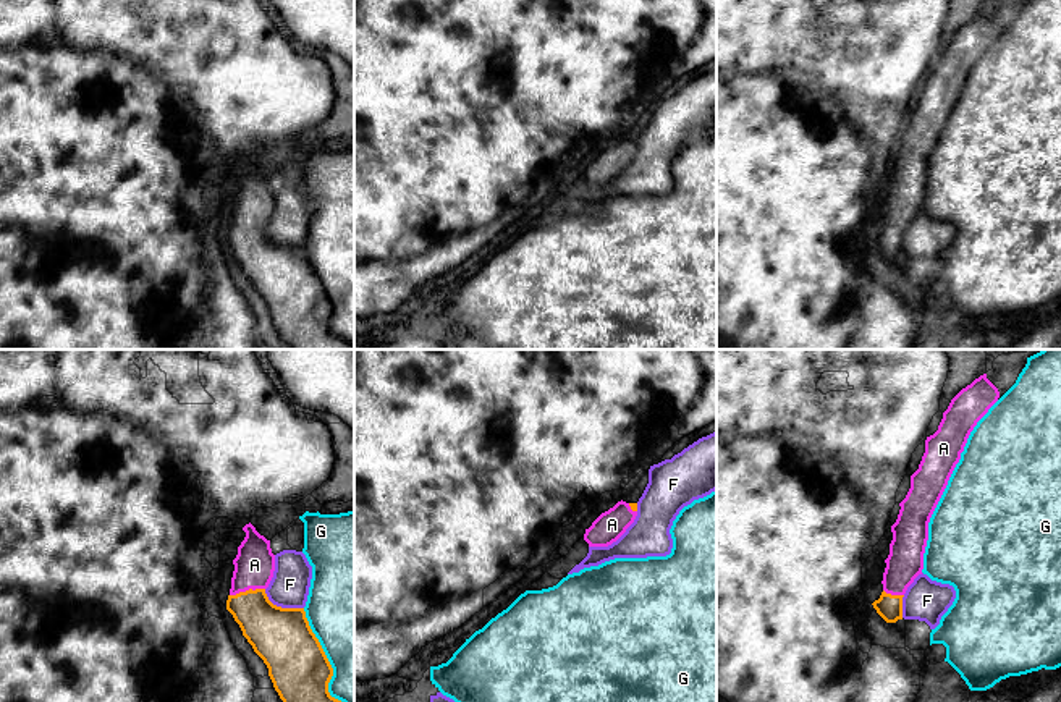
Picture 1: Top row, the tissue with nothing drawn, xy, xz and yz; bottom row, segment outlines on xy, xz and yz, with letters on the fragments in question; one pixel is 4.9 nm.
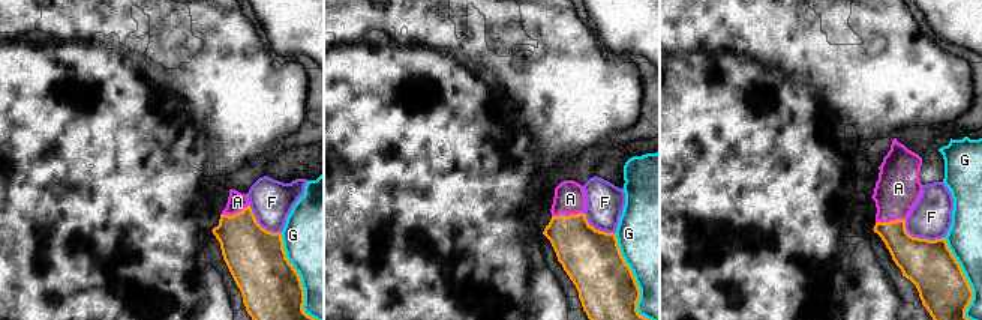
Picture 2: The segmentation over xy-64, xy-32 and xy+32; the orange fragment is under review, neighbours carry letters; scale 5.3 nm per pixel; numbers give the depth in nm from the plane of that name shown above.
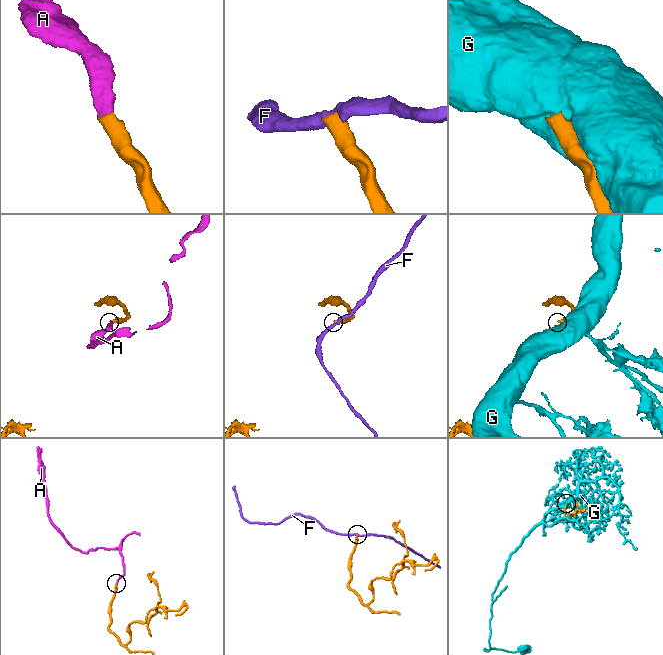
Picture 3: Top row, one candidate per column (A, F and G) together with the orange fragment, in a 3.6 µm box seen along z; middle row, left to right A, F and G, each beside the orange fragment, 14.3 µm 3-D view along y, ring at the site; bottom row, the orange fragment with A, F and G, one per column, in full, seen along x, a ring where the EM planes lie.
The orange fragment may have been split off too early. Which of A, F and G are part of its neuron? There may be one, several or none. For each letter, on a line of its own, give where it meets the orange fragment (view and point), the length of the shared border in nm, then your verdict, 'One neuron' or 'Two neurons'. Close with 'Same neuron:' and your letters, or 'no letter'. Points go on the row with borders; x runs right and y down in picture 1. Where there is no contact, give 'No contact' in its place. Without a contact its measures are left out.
A: Touches orange at xy (246, 591). Shared border 180 nm. One neuron
F: Touches orange at xy (280, 607). Shared border 220 nm. Two neurons
G: Touches orange at xy (325, 657). Shared border 500 nm. Two neurons
Same neuron: A

